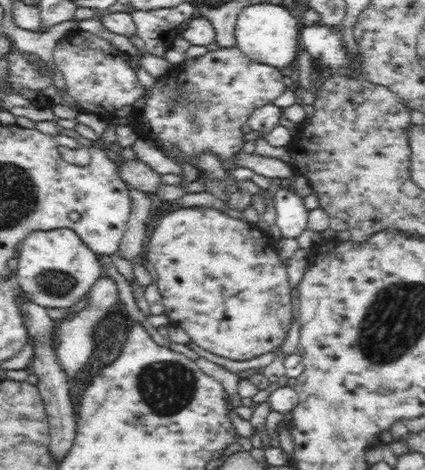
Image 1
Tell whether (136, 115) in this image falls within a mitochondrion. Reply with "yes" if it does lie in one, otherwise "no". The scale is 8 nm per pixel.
no

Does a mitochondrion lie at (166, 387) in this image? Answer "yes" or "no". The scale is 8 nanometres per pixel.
yes

